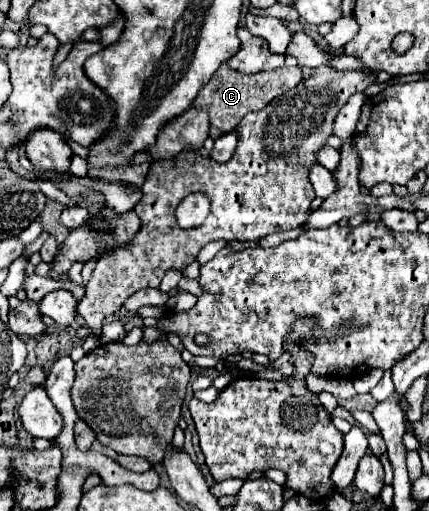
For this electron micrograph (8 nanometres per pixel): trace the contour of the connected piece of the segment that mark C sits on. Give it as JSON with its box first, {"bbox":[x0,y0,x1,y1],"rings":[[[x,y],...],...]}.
{"bbox":[193,62,303,132],"rings":[[[223,62],[219,66],[219,70],[211,76],[211,80],[205,84],[205,88],[197,94],[197,98],[193,102],[193,108],[205,108],[209,112],[211,126],[219,128],[221,132],[229,132],[239,124],[239,120],[247,112],[263,110],[273,98],[281,96],[285,90],[295,88],[301,80],[303,80],[303,70],[299,66],[293,66],[293,68],[283,66],[283,68],[277,68],[277,70],[271,70],[271,72],[241,74],[233,68],[229,68],[227,62]]]}

